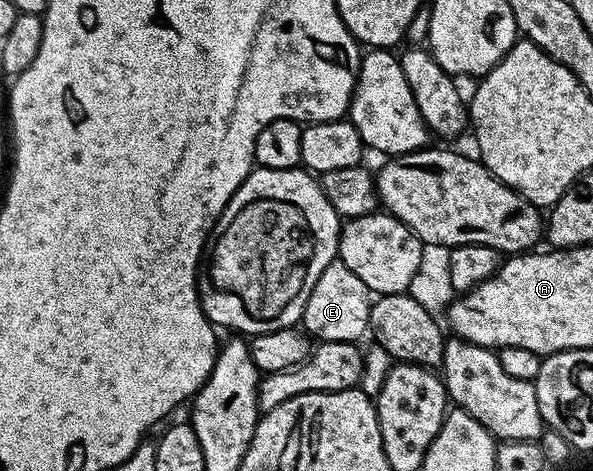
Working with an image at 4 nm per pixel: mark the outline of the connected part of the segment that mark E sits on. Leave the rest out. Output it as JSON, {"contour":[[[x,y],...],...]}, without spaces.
{"contour":[[[335,260],[324,268],[324,272],[320,272],[320,280],[316,280],[308,296],[308,304],[304,304],[301,329],[318,342],[358,342],[370,325],[371,301],[372,292],[364,280],[360,280],[348,264]]]}

